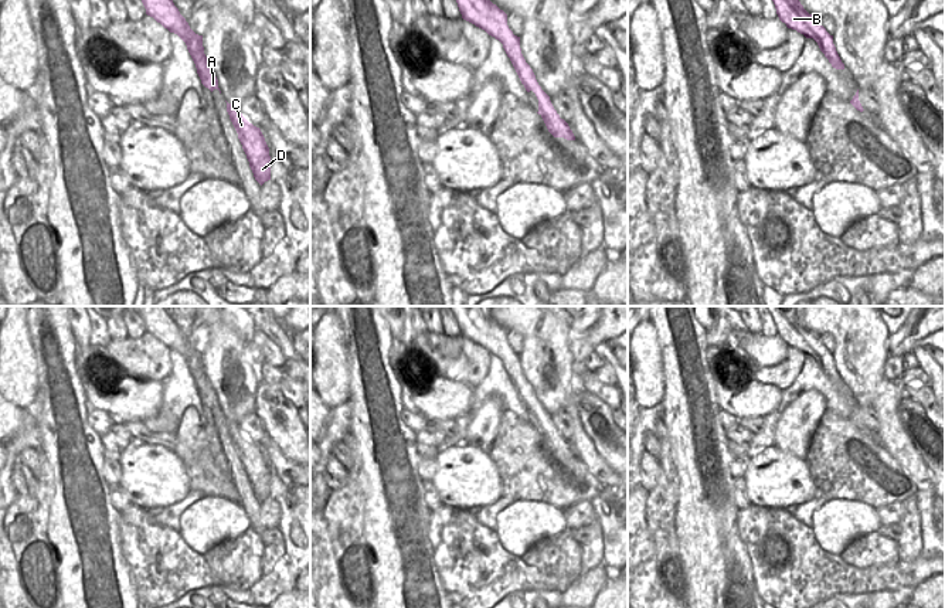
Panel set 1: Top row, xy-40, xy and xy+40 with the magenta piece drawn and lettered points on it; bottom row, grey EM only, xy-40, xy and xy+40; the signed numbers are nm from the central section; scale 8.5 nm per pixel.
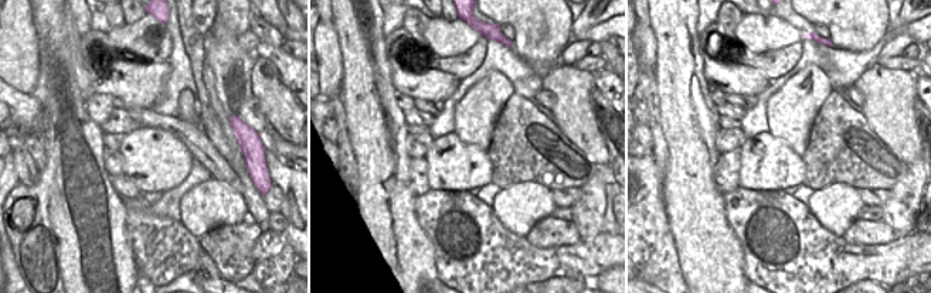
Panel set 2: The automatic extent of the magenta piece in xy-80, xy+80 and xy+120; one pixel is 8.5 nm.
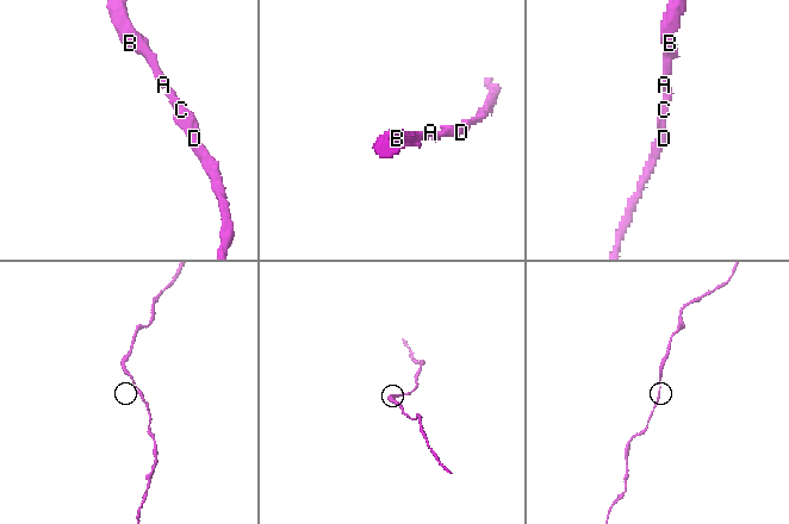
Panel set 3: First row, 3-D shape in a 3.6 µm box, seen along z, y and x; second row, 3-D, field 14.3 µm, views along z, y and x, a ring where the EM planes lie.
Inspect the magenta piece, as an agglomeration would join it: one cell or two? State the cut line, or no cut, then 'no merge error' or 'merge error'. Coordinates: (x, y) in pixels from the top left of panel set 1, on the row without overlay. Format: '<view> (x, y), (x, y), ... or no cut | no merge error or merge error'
no cut | no merge error

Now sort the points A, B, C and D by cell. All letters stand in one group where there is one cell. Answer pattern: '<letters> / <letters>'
A B C D

